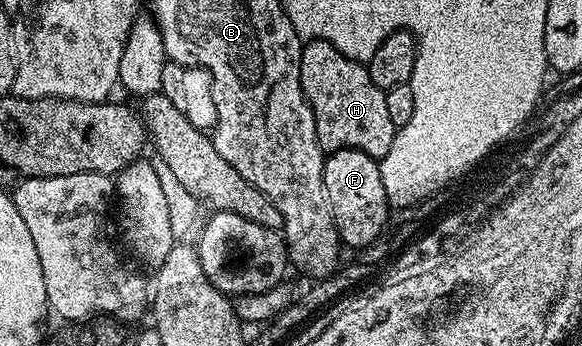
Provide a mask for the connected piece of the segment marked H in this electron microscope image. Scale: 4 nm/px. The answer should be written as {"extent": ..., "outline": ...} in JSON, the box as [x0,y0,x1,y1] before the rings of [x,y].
{"extent":[301,39,398,161],"outline":[[[310,39],[301,49],[301,84],[315,117],[322,152],[359,149],[379,161],[391,149],[398,128],[387,113],[385,92],[371,81],[366,64],[339,53],[327,41]]]}

